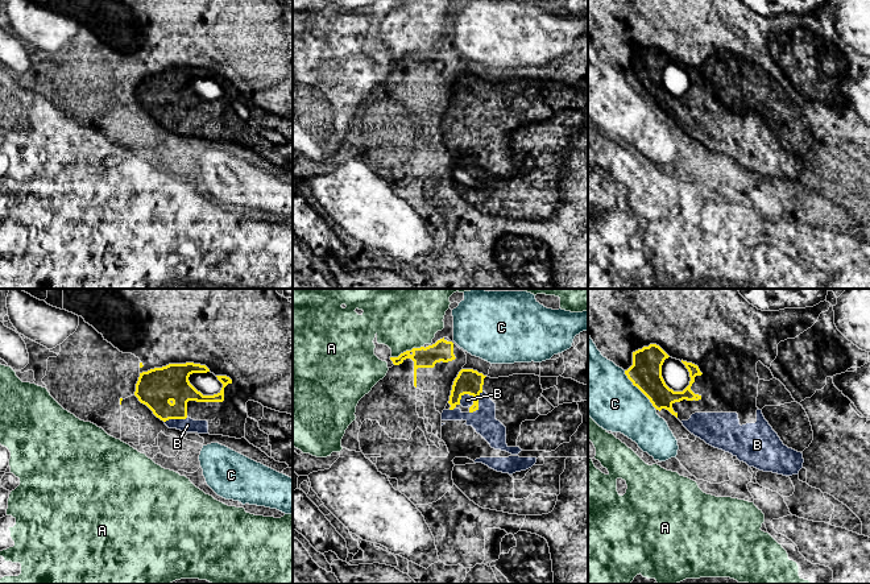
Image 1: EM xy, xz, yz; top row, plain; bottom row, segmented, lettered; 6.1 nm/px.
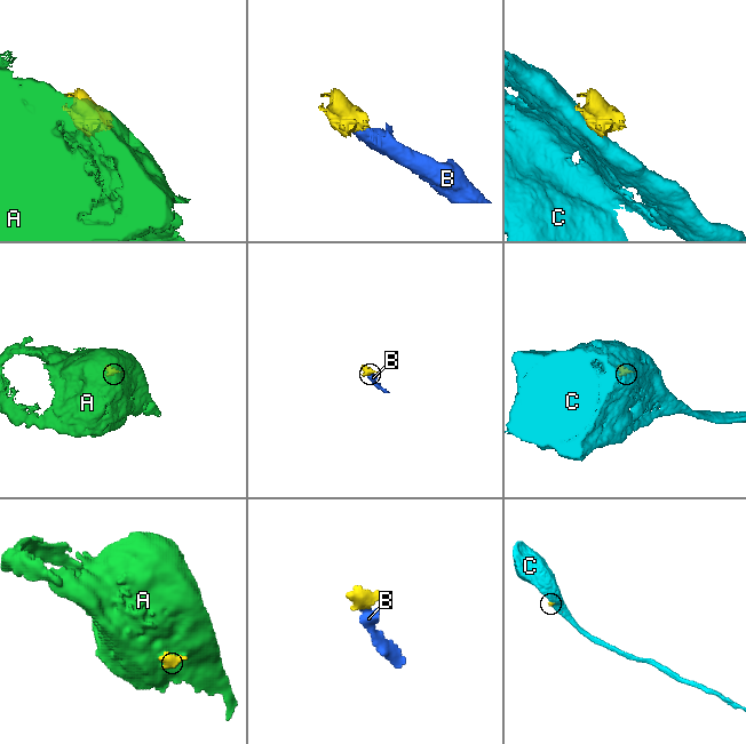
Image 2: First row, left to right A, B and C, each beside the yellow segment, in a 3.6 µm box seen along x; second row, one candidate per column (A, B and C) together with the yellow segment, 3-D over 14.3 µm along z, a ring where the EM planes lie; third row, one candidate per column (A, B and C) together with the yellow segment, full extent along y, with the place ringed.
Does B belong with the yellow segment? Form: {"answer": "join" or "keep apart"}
{"answer": "join"}

